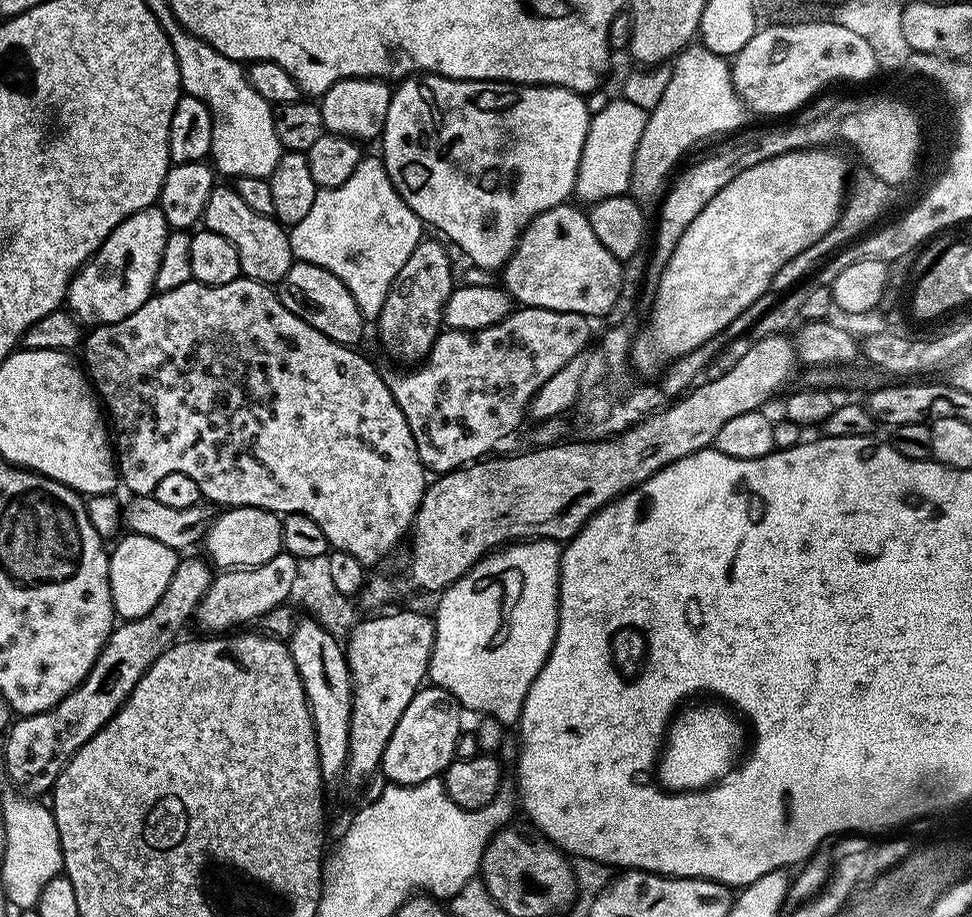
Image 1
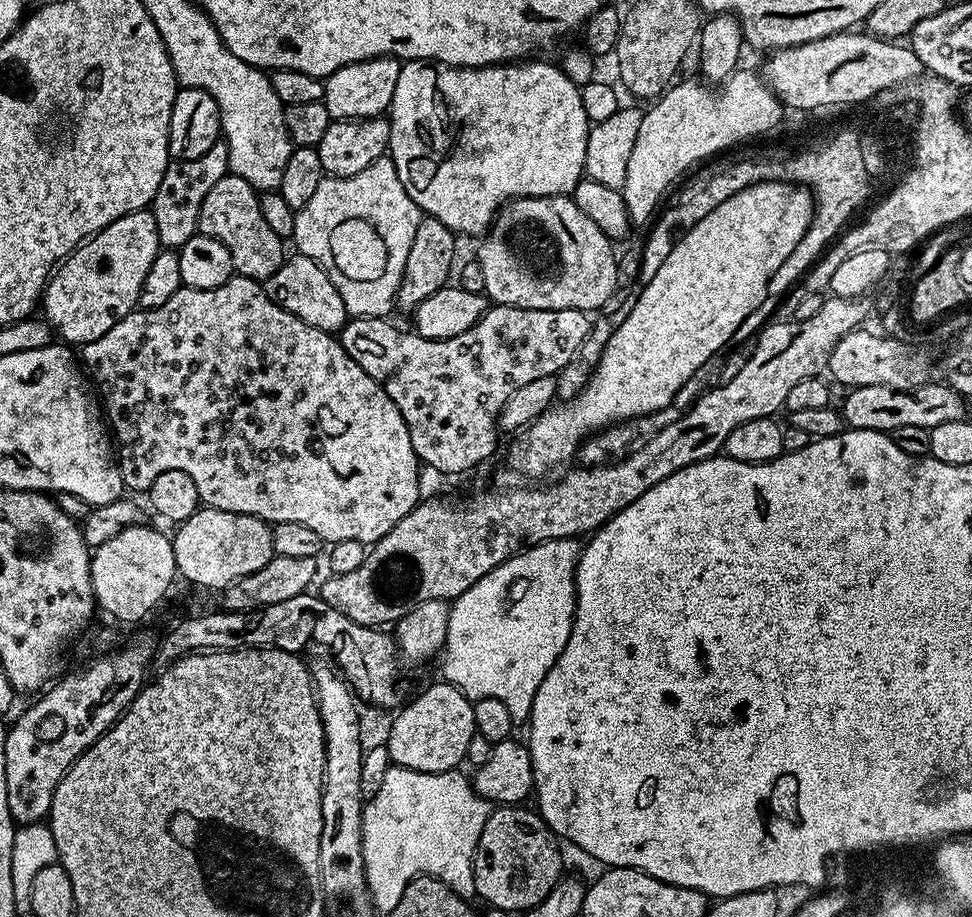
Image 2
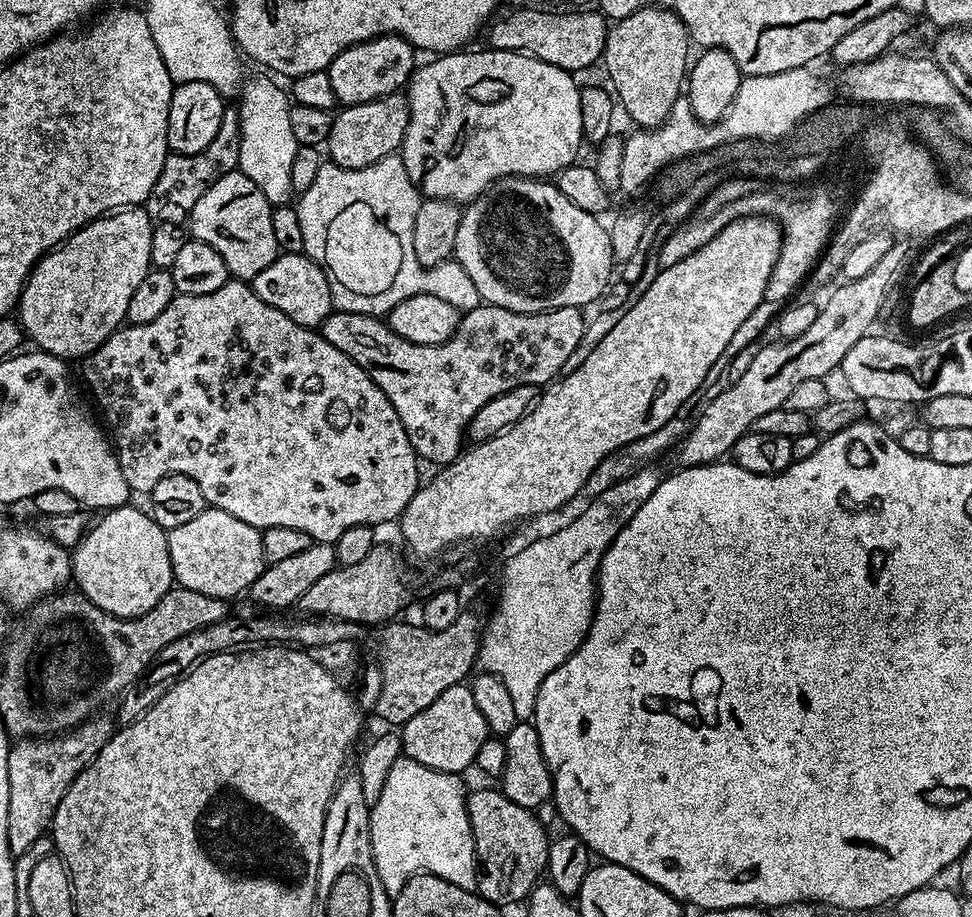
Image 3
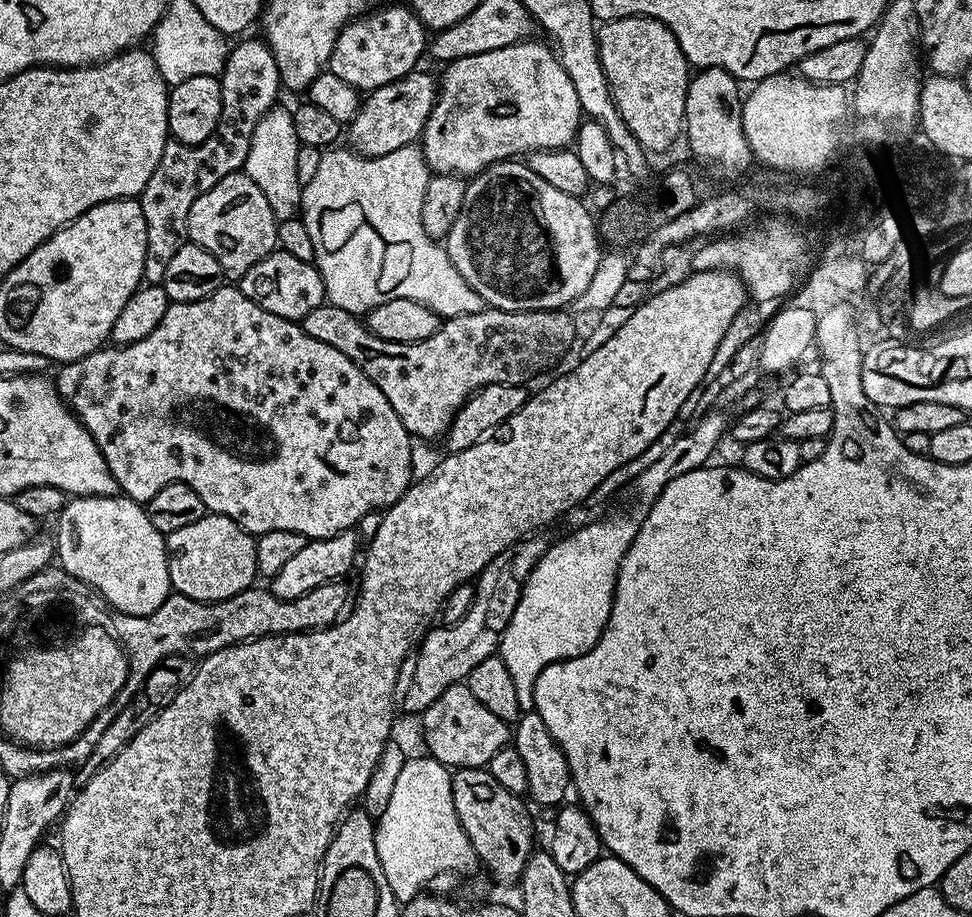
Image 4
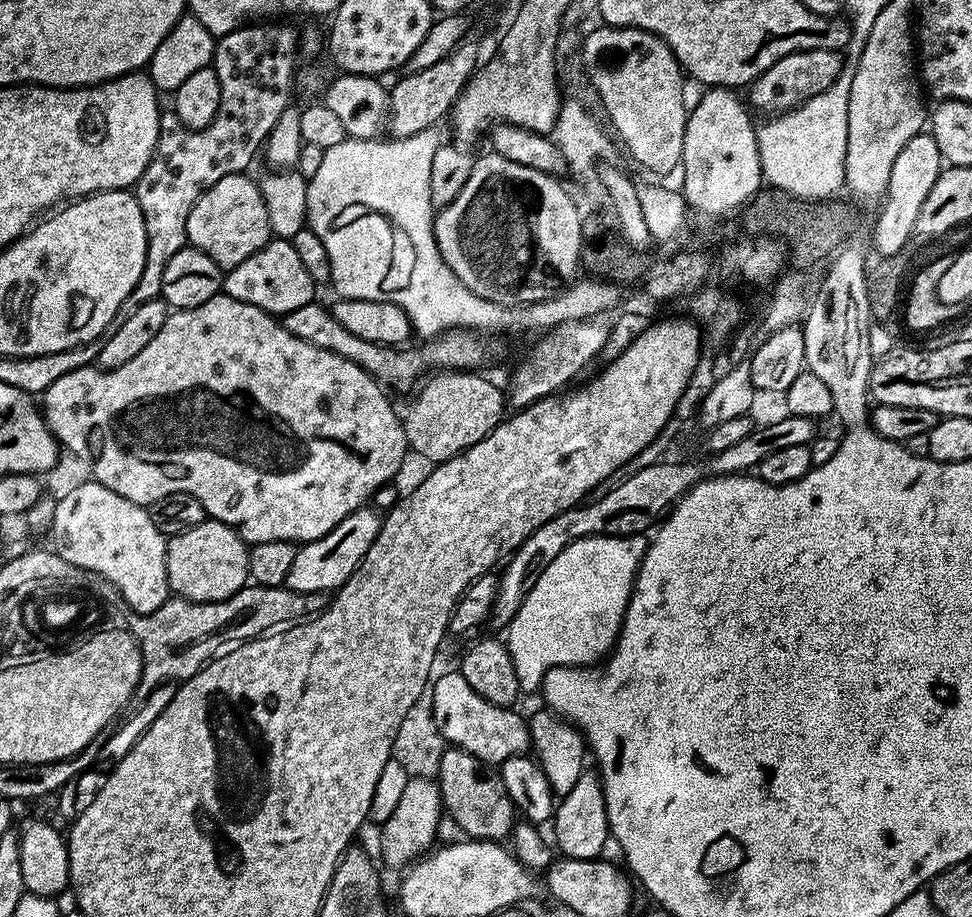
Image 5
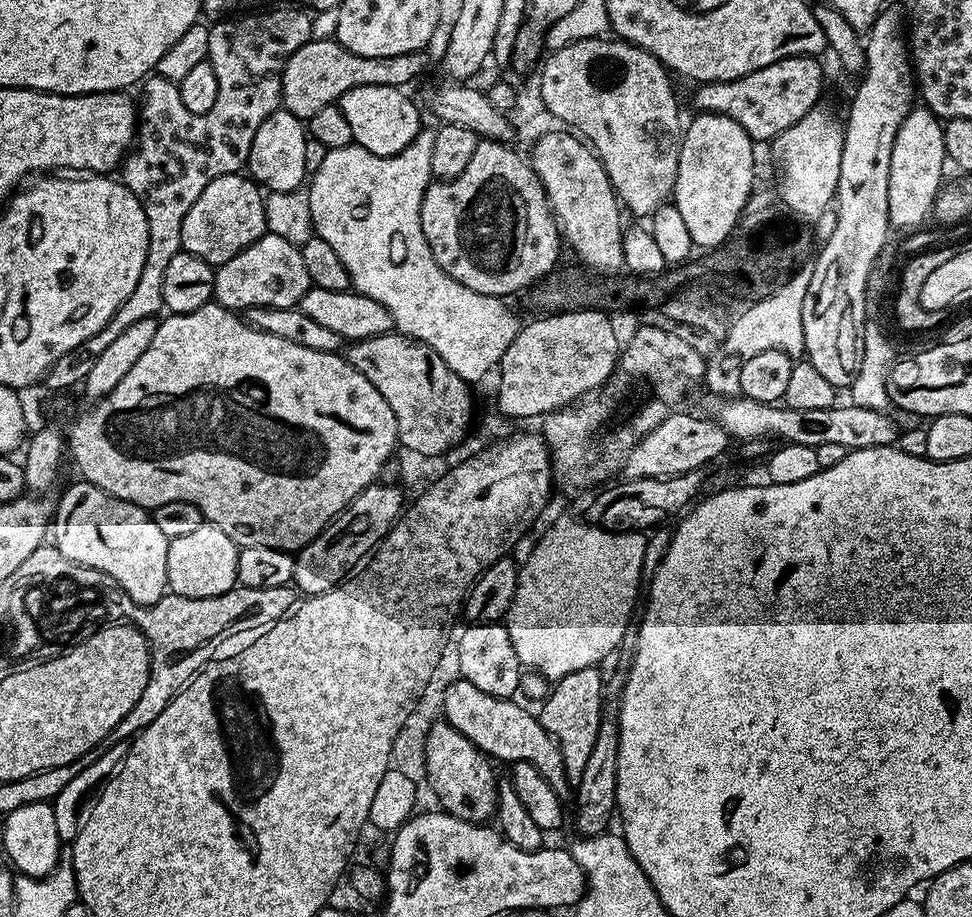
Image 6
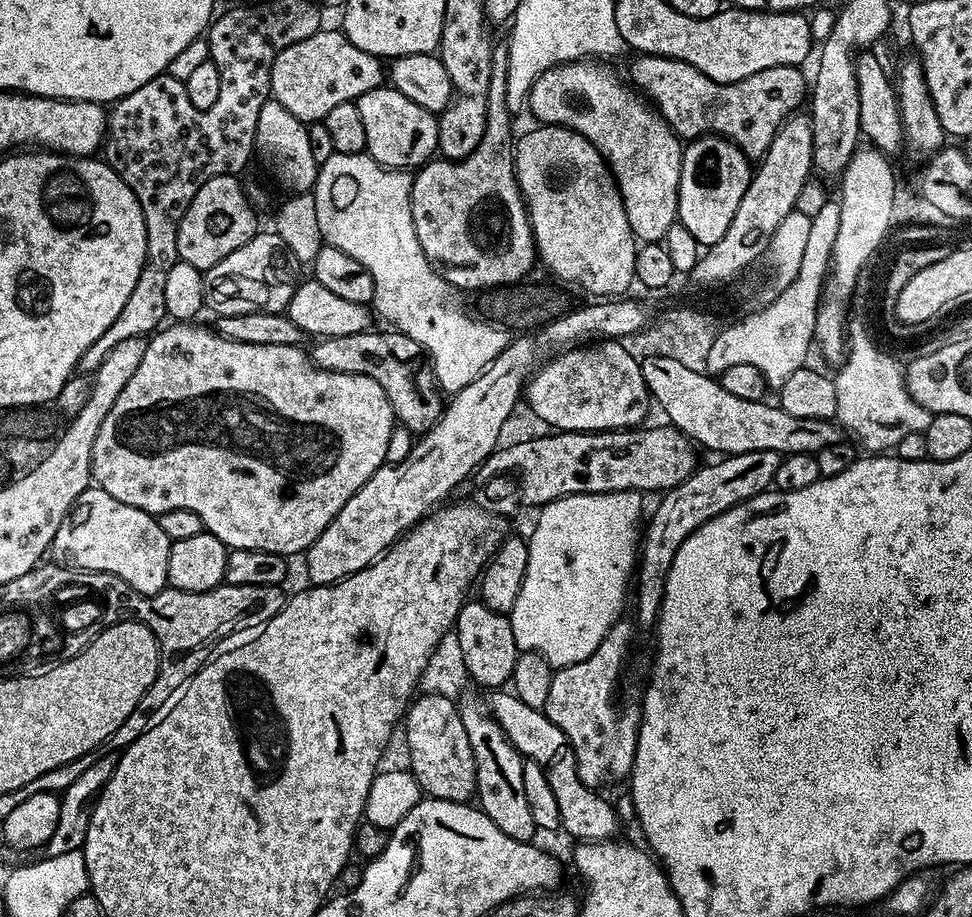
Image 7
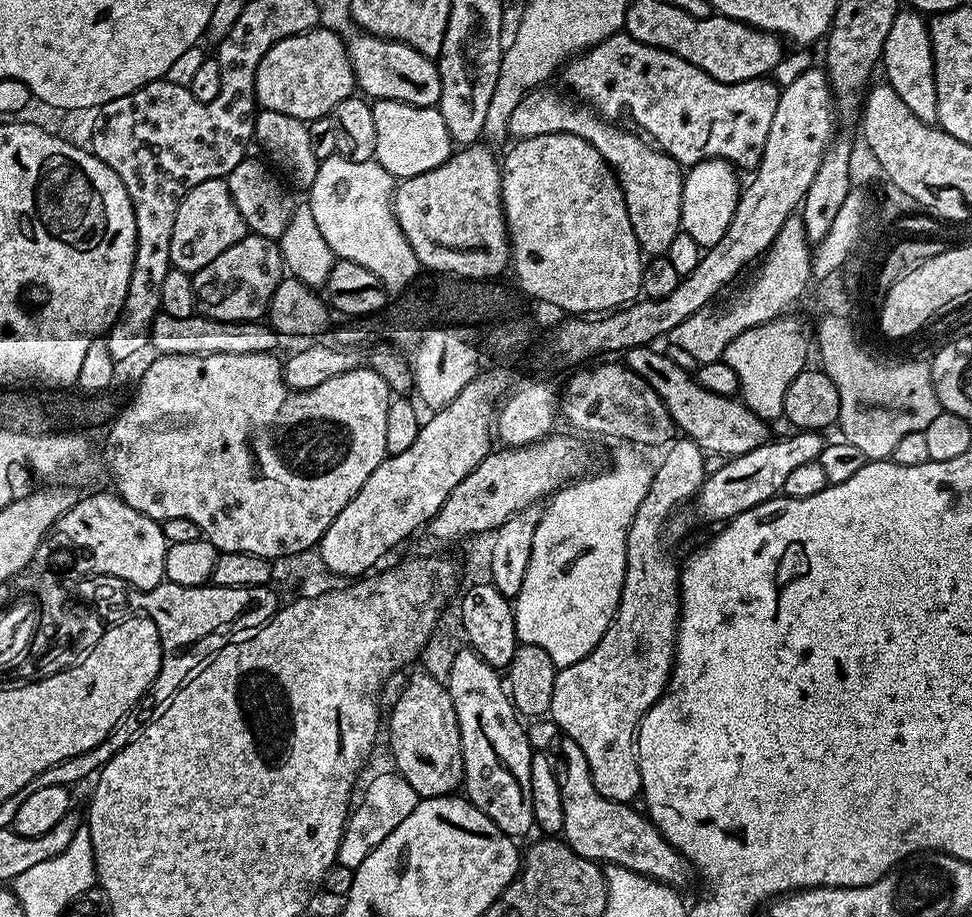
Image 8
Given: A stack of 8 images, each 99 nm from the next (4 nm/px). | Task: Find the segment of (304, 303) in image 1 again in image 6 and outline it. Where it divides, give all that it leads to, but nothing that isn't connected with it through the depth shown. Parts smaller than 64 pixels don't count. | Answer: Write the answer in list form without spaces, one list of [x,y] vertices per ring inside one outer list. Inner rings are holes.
[[[265,231],[246,250],[234,254],[215,269],[215,303],[233,310],[261,308],[295,308],[301,298],[313,287],[310,274],[306,274],[306,265],[302,263],[302,254],[297,245],[278,238],[278,234]],[[241,308],[241,309],[240,309]]]

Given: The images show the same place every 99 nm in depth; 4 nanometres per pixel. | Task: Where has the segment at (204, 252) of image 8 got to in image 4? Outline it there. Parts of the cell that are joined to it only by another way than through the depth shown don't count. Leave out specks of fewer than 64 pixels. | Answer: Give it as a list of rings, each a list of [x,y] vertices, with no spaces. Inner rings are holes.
[[[243,171],[232,172],[190,206],[188,238],[218,258],[218,266],[222,266],[225,277],[239,278],[250,270],[250,266],[277,251],[277,223],[276,215],[270,210],[270,202],[266,202],[266,194],[262,194],[262,190],[258,190]]]

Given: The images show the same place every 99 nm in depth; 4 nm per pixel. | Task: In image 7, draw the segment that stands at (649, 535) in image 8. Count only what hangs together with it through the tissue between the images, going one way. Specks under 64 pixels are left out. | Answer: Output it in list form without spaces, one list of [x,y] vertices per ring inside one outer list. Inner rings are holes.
[[[627,618],[617,620],[614,627],[606,634],[606,638],[602,638],[598,650],[590,654],[590,658],[565,668],[555,669],[551,673],[548,697],[542,709],[550,718],[550,722],[554,722],[554,726],[558,726],[562,734],[566,734],[576,755],[578,778],[593,790],[599,789],[601,787],[599,784],[604,784],[607,780],[620,780],[623,776],[624,779],[631,777],[632,763],[636,757],[636,734],[640,730],[641,709],[628,708],[625,712],[620,712],[619,706],[612,701],[616,696],[616,683],[620,680],[620,671],[623,670],[624,663],[628,660],[628,651],[632,648],[634,624],[631,619],[628,620]]]

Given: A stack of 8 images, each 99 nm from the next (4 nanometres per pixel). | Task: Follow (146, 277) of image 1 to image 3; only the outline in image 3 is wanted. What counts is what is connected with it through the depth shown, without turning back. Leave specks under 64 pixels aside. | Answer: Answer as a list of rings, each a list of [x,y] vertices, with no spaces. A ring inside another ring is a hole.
[[[133,206],[107,216],[99,216],[85,228],[73,232],[64,243],[57,244],[33,266],[24,289],[20,291],[18,323],[24,329],[25,337],[29,341],[33,340],[36,343],[33,345],[39,351],[49,352],[65,362],[79,361],[98,350],[100,343],[125,323],[130,297],[152,268],[151,237],[152,227],[147,207]]]

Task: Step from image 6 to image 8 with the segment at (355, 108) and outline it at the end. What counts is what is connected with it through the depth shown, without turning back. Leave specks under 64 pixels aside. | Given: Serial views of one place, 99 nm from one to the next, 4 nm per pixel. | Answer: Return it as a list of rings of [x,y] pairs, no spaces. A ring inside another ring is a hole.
[[[377,100],[372,104],[374,114],[374,142],[376,143],[377,164],[390,173],[393,178],[411,178],[418,174],[426,174],[438,166],[448,163],[448,157],[453,155],[454,145],[446,130],[446,122],[442,122],[439,107],[423,108],[397,100]]]

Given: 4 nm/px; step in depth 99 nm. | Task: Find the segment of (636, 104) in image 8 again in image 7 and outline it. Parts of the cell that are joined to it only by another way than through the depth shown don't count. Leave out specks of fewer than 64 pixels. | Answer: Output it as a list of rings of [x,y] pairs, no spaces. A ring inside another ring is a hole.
[[[636,54],[633,57],[633,60],[628,64],[629,77],[627,76],[627,79],[651,101],[656,111],[660,113],[660,117],[676,131],[676,135],[680,137],[681,141],[691,142],[697,136],[705,134],[726,136],[732,143],[738,145],[752,162],[759,161],[764,157],[770,142],[776,137],[778,130],[784,125],[784,121],[799,109],[796,107],[803,100],[805,103],[810,92],[809,81],[807,79],[804,81],[804,76],[800,73],[801,69],[794,64],[770,66],[770,70],[750,74],[733,84],[719,84],[706,78],[706,74],[694,70],[694,66],[681,60],[643,54]]]

